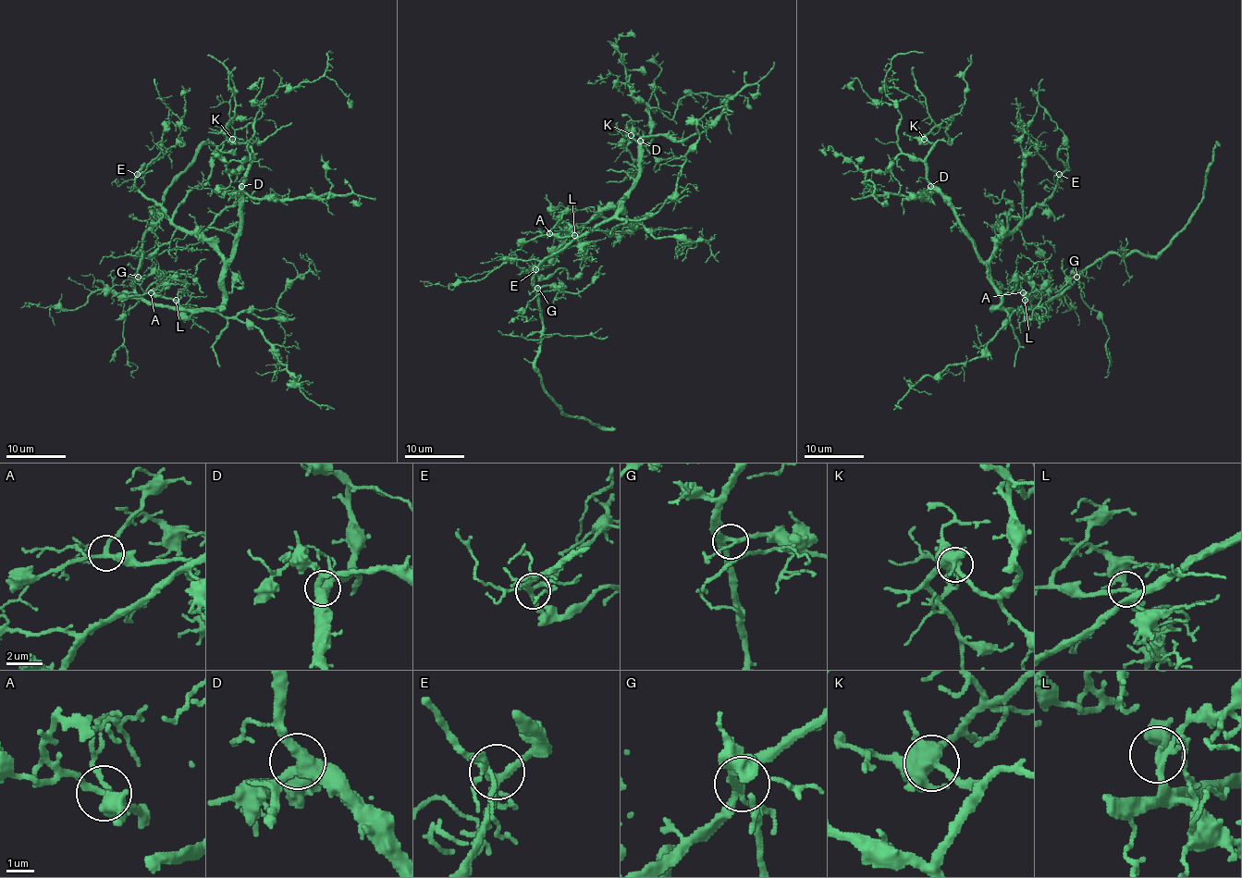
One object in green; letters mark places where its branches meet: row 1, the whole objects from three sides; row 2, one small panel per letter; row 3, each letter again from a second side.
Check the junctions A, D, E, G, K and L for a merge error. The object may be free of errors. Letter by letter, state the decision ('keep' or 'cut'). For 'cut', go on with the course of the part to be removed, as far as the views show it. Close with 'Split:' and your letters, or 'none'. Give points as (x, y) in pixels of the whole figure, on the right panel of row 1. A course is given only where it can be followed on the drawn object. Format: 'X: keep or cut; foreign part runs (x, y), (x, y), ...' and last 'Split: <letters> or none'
A: keep
D: keep
E: keep
G: keep
K: keep
L: keep
Split: none

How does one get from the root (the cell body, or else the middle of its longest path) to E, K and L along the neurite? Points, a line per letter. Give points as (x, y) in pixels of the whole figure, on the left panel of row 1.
E: (222, 301), (223, 259), (205, 241), (200, 241), (178, 228), (154, 201), (149, 199), (137, 188), (137, 174)
K: (222, 301), (223, 265), (232, 252), (239, 223), (239, 186), (253, 156), (246, 144), (239, 144), (232, 138)
L: (222, 301), (215, 308), (184, 308), (176, 300)

